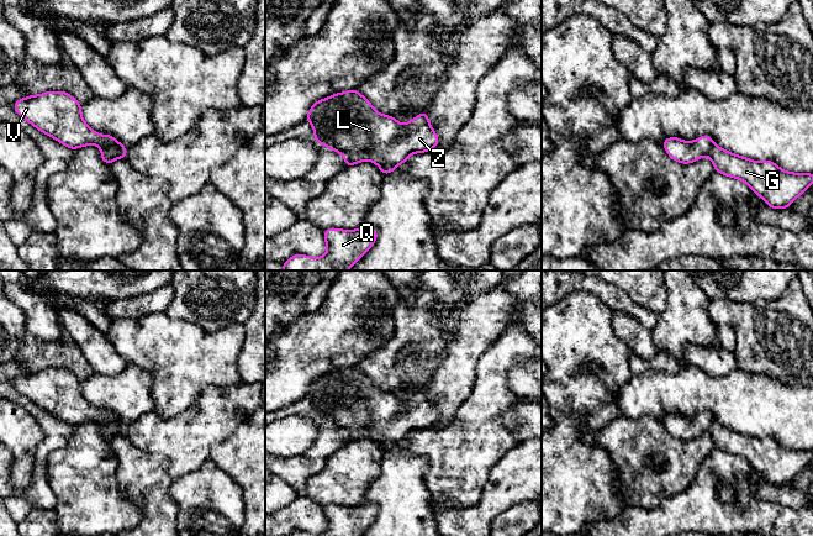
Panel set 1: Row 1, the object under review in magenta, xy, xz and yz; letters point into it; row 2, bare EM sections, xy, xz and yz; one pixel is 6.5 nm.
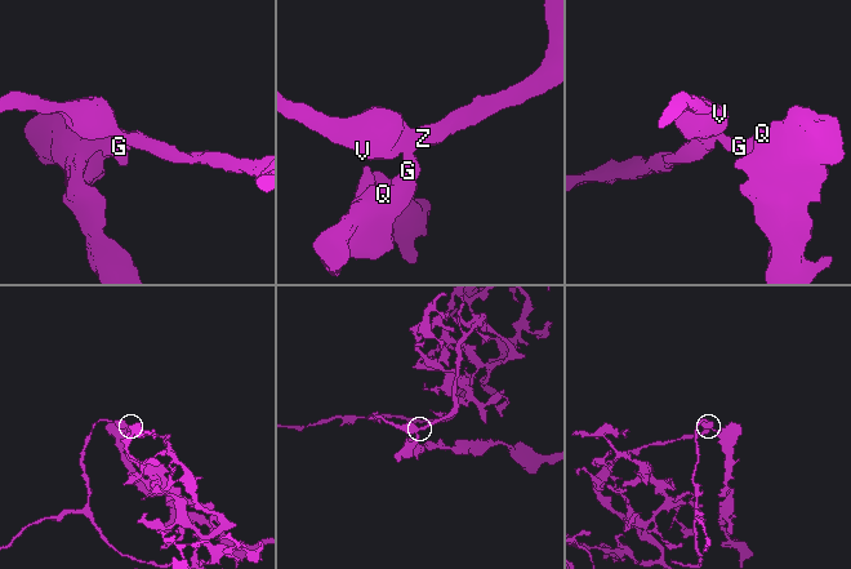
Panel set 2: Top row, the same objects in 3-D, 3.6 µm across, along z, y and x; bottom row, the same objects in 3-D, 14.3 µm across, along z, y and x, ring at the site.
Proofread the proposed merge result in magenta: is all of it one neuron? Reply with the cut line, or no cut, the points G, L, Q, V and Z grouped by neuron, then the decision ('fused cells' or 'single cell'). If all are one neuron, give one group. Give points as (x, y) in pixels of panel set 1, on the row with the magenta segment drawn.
cut in xy along (101, 151), (115, 147), (122, 157); G Q / L V Z; fused cells

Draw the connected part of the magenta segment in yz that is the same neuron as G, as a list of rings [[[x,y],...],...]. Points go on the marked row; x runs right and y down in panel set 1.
[[[717,144],[711,147],[708,157],[714,170],[745,182],[772,209],[788,207],[813,184],[812,173],[790,173],[778,168],[775,162],[756,162]]]

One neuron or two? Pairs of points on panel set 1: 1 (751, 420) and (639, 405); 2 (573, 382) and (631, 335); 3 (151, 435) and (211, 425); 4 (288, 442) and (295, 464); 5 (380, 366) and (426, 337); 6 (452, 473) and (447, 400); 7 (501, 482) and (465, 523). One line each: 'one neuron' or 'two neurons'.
1: one neuron
2: two neurons
3: one neuron
4: two neurons
5: one neuron
6: two neurons
7: one neuron

